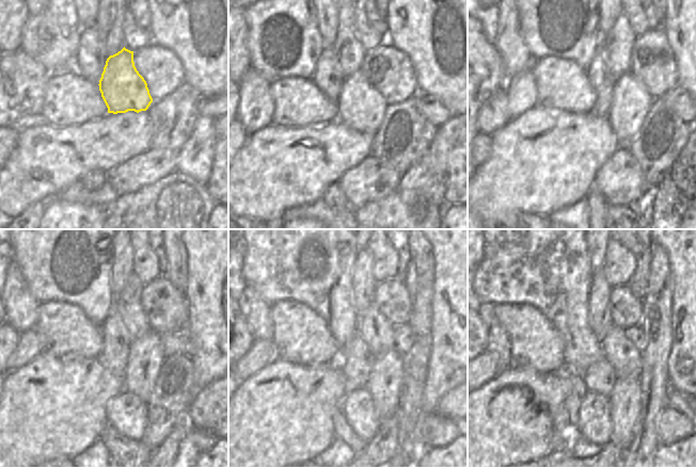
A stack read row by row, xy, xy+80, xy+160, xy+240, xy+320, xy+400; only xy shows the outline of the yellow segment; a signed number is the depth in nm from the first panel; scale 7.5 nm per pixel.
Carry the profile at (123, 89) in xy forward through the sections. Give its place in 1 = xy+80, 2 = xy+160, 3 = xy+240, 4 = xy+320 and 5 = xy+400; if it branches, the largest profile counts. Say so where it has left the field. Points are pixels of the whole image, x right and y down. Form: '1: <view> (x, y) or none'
1: xy+80 (361, 107)
2: xy+160 (630, 102)
3: xy+240 (146, 356)
4: xy+320 (384, 383)
5: xy+400 (626, 399)

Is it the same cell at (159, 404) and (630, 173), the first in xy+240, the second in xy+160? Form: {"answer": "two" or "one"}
{"answer": "two"}

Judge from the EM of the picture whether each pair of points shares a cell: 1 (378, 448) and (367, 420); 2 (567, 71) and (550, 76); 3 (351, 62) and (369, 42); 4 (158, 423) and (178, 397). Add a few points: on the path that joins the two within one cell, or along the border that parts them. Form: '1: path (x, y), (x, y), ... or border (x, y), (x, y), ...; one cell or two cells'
1: border (382, 421), (377, 433), (367, 442); two cells
2: border (551, 58), (556, 68), (579, 90); two cells
3: border (360, 42), (366, 52); two cells
4: path (161, 417), (162, 412), (172, 402); one cell

